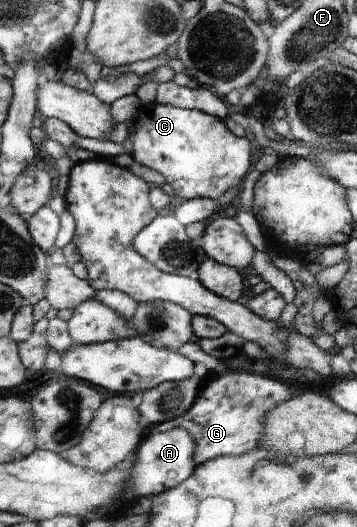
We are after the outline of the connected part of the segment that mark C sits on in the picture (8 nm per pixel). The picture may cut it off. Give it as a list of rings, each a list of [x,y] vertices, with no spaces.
[[[149,103],[125,121],[128,145],[134,161],[153,169],[173,187],[175,200],[217,199],[215,193],[225,193],[229,187],[241,185],[251,169],[251,143],[237,137],[217,116],[178,108],[174,105]]]

